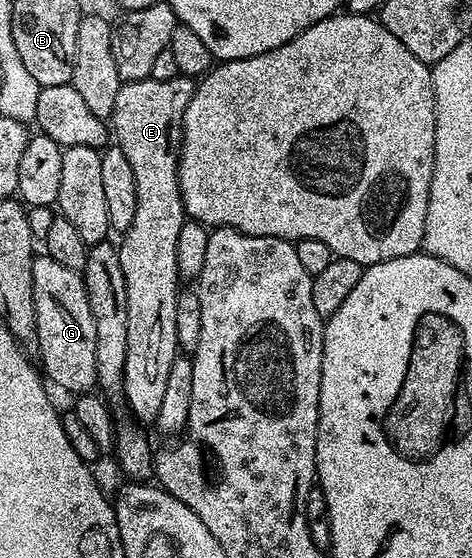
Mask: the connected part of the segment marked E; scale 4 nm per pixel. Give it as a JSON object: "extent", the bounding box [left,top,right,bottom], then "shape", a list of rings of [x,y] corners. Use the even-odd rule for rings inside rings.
{"extent":[111,73,194,425],"shape":[[[180,73],[171,81],[147,78],[122,83],[111,116],[111,135],[115,146],[123,149],[131,170],[135,172],[135,217],[120,236],[117,252],[119,265],[123,265],[123,281],[127,284],[127,363],[123,403],[129,406],[130,413],[134,415],[130,416],[141,425],[152,424],[156,420],[159,405],[163,405],[167,373],[171,373],[171,365],[179,355],[175,337],[175,301],[179,290],[175,244],[179,242],[179,229],[183,229],[187,216],[179,189],[177,157],[181,150],[183,113],[191,101],[194,86],[192,78]]]}

